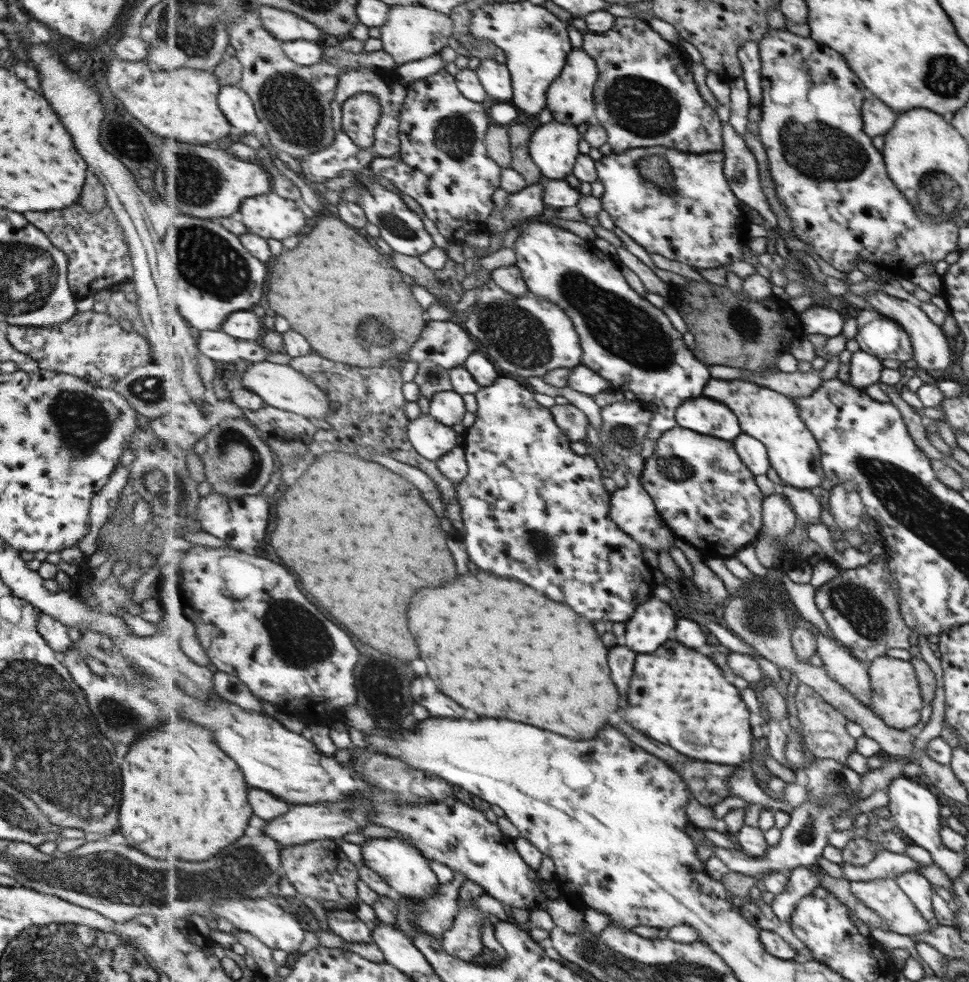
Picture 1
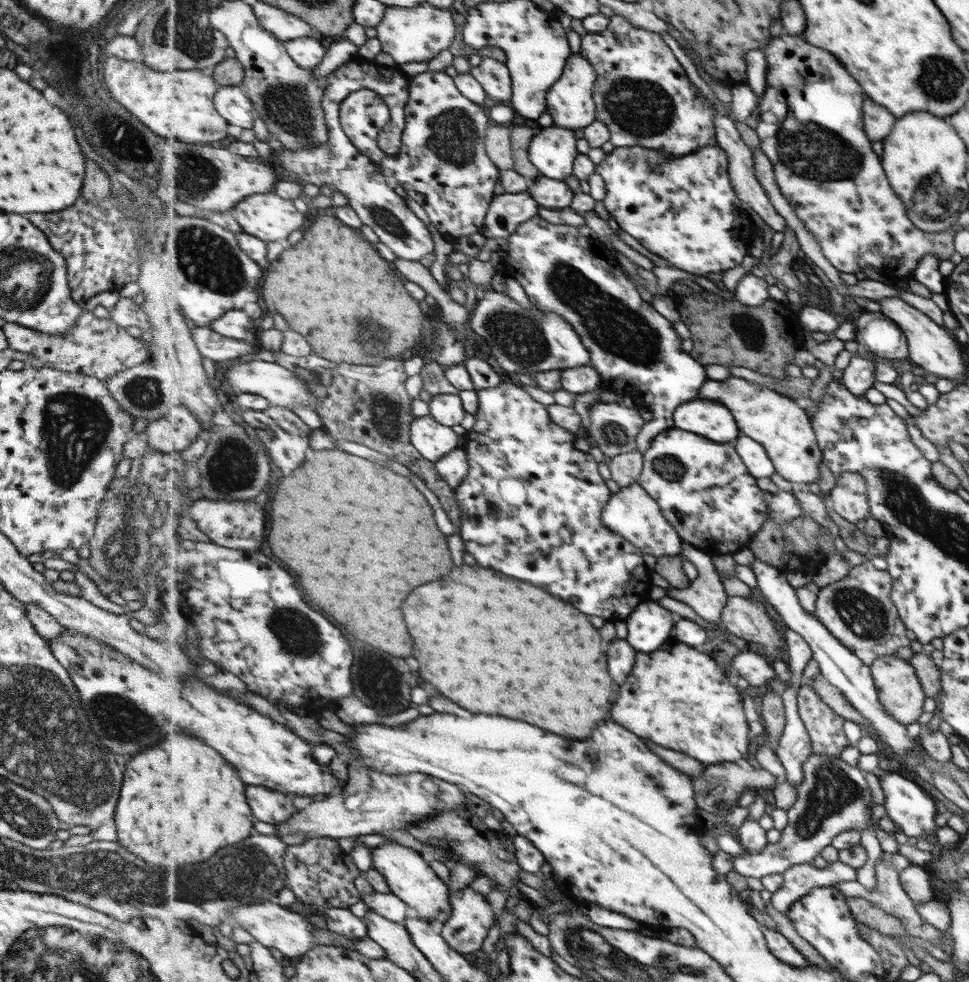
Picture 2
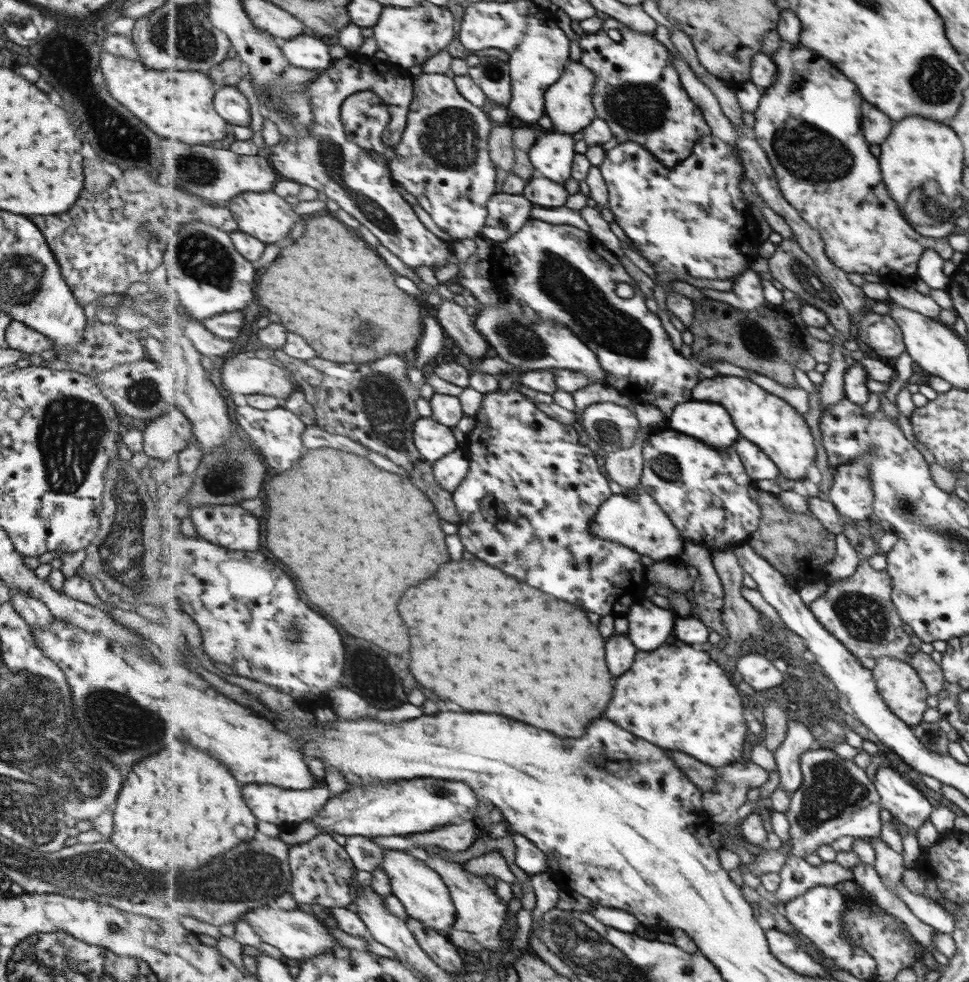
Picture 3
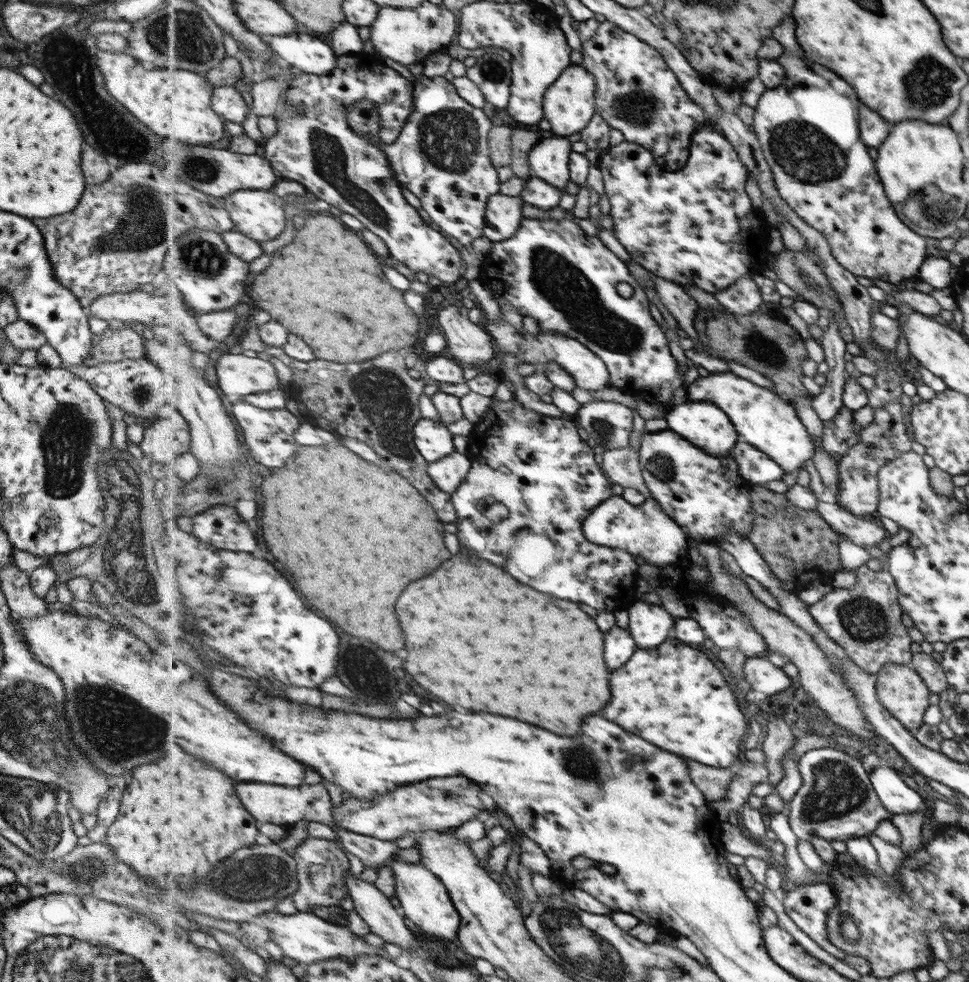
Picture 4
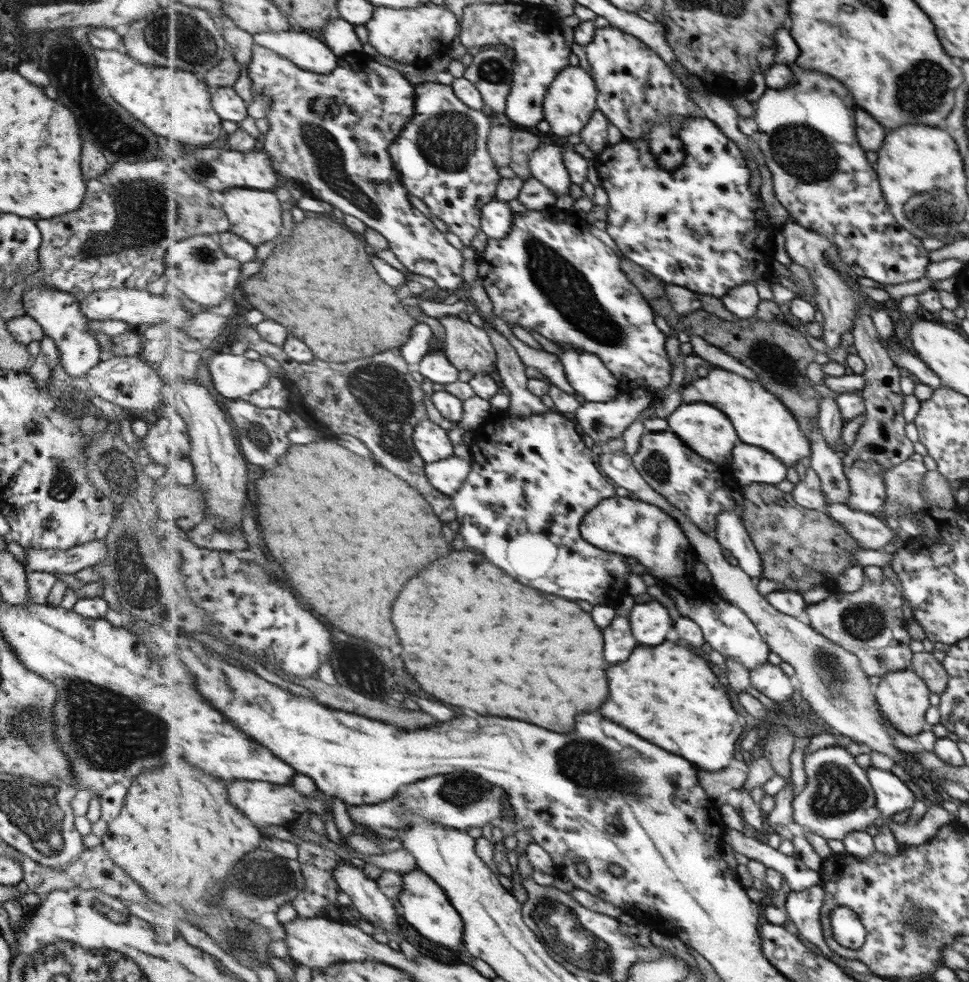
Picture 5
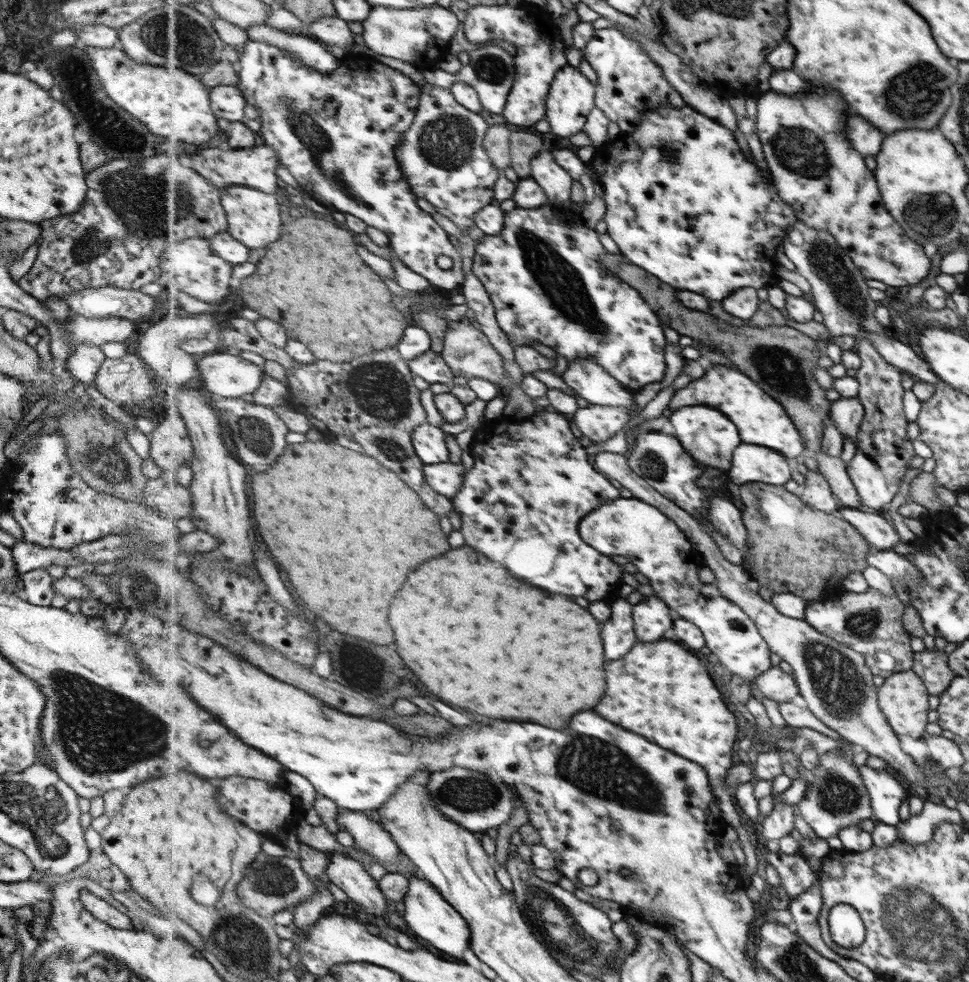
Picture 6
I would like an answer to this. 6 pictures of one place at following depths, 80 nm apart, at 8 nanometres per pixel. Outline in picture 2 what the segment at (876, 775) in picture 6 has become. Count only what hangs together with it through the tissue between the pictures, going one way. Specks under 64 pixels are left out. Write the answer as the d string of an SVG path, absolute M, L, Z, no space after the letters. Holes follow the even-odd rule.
M886 771L878 778L881 790L883 792L883 804L880 809L885 813L897 827L897 830L907 837L919 838L919 836L934 836L936 832L935 814L940 806L934 799L917 786L913 784L911 778L905 780L901 774Z

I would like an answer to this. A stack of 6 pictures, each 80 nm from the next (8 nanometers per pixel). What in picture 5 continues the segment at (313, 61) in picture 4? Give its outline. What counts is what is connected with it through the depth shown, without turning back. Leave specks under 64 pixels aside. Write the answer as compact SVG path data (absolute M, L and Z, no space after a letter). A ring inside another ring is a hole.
M279 30L254 34L257 45L265 46L287 57L299 68L319 74L331 74L339 66L340 56L313 32Z

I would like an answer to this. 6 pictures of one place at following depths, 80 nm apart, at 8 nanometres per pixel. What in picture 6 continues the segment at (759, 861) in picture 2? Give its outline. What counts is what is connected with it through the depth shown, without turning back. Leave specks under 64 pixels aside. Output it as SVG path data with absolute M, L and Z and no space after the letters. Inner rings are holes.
M843 752L823 753L818 765L810 772L810 789L799 802L799 813L820 838L831 838L846 826L858 826L861 820L872 820L868 792L857 769Z

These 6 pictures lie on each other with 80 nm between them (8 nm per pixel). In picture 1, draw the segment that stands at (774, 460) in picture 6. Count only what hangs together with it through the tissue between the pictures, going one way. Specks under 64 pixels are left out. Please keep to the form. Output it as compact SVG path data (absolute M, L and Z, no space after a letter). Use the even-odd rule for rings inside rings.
M743 433L734 440L734 445L738 449L742 462L759 476L759 474L767 474L771 470L772 465L768 455L768 448L764 442L757 437Z

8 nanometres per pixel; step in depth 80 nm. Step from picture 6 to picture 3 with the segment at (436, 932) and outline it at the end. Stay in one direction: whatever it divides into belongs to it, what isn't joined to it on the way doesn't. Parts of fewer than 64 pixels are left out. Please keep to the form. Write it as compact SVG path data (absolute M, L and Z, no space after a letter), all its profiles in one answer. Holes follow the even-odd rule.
M402 850L385 851L381 867L390 875L393 895L403 902L408 916L447 935L458 919L458 912L454 905L454 897L451 896L441 874L426 861L416 859L410 852Z

